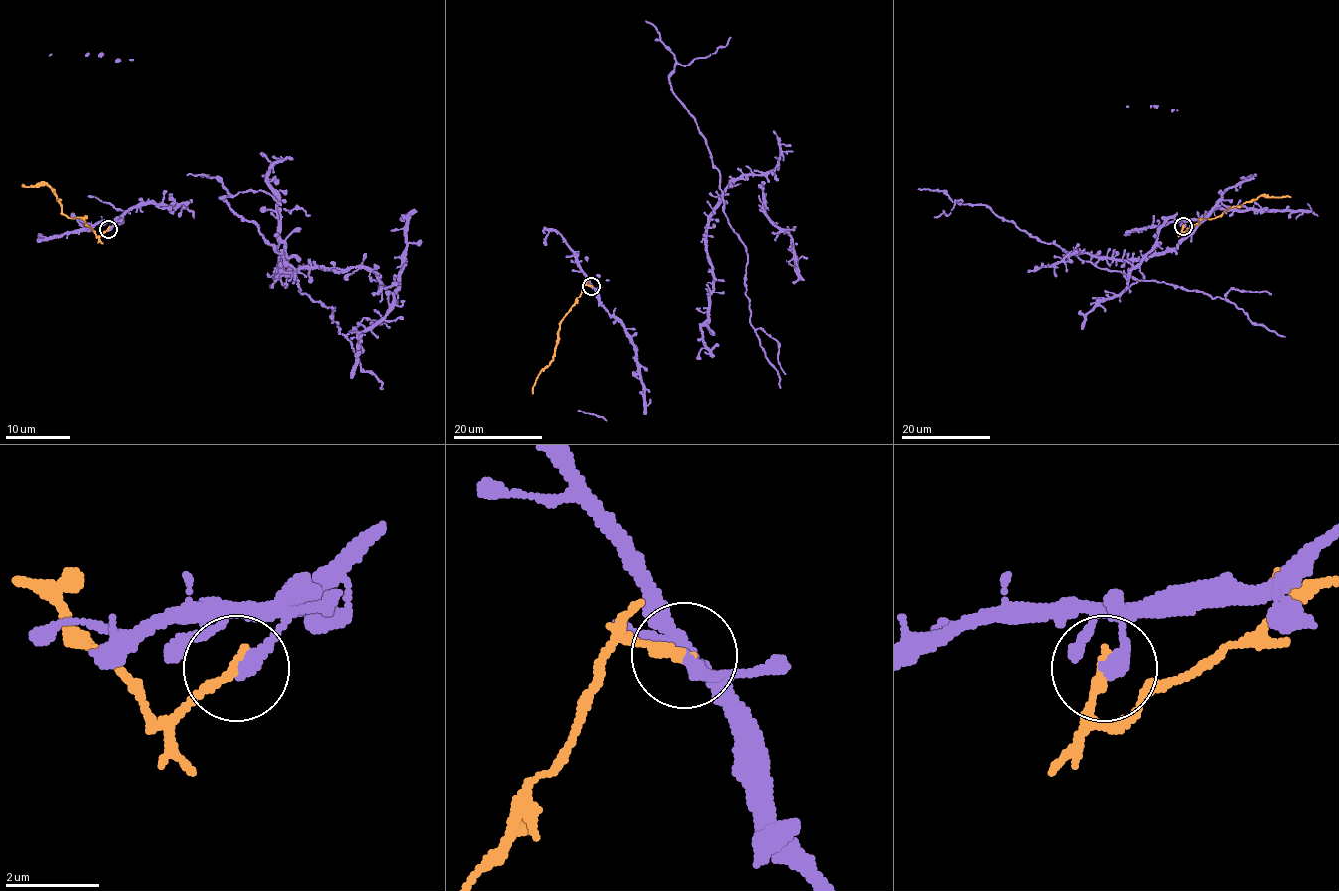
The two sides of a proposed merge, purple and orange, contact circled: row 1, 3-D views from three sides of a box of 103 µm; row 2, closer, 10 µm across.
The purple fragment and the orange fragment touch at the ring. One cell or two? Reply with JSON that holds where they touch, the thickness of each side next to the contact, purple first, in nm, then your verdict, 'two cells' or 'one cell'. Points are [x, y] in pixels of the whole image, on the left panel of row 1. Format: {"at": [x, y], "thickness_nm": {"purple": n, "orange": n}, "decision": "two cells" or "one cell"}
{"at": [108, 229], "thickness_nm": {"purple": 340, "orange": 240}, "decision": "two cells"}

